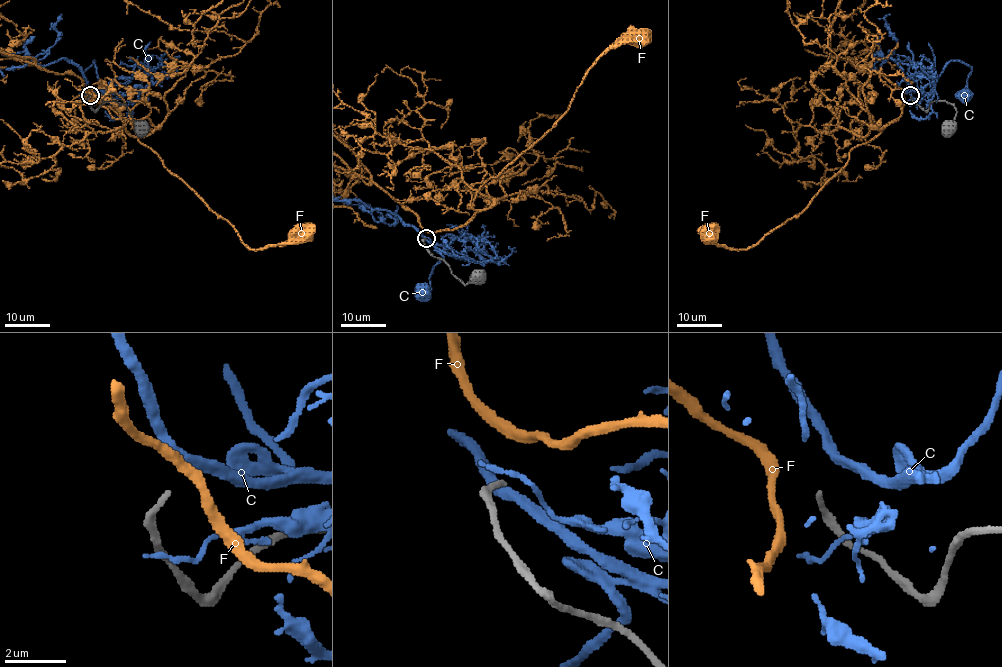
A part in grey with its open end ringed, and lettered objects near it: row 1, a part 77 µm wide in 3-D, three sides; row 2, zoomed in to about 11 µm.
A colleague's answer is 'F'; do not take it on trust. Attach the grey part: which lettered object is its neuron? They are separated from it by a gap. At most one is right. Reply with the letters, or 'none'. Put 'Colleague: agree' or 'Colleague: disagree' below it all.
none
Colleague: disagree

